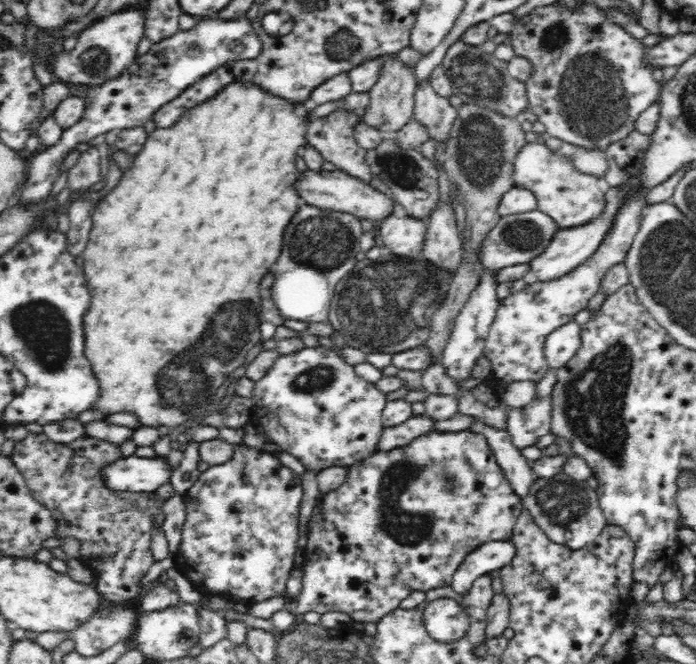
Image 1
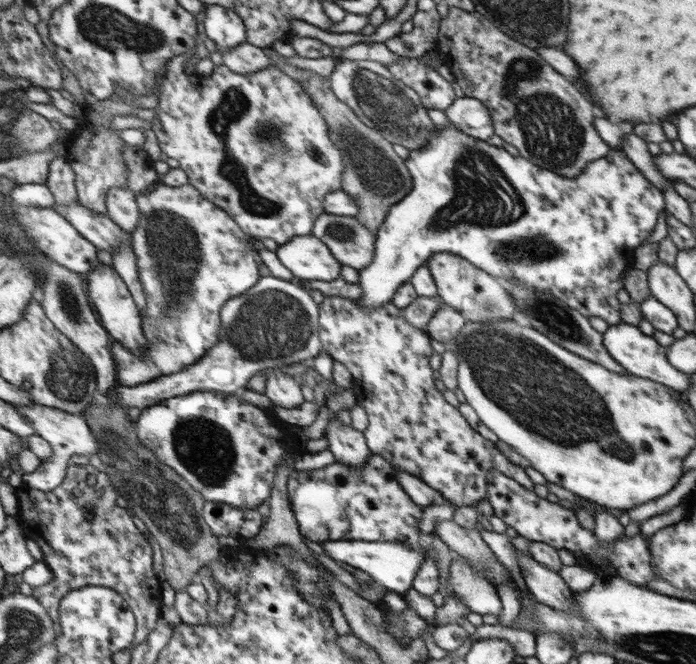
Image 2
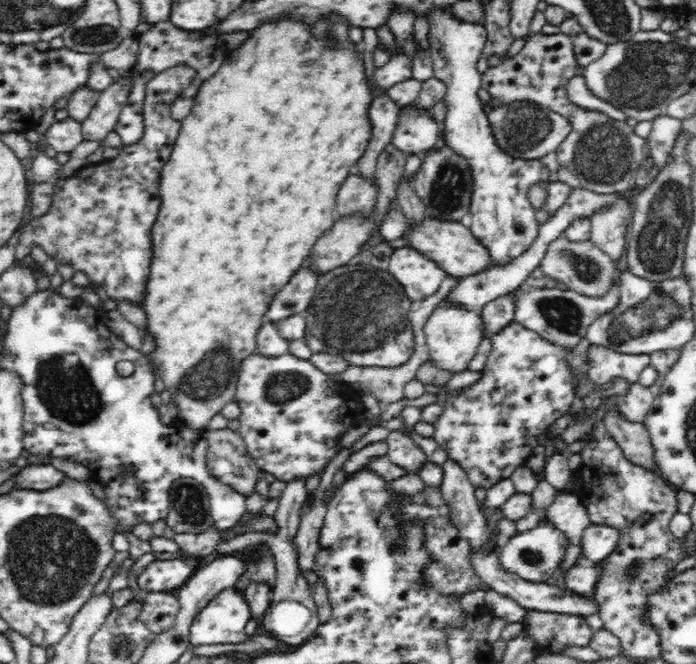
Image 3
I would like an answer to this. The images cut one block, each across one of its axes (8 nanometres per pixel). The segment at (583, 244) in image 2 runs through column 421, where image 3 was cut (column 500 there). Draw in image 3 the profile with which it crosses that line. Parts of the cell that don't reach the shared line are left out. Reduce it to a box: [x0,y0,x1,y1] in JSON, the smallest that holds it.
[424,7,550,267]

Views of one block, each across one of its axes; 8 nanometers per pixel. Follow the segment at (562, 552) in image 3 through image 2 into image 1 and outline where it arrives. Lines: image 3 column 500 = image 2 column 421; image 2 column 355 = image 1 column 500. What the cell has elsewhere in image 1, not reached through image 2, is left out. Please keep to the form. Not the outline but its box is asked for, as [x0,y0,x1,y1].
[451,541,515,595]

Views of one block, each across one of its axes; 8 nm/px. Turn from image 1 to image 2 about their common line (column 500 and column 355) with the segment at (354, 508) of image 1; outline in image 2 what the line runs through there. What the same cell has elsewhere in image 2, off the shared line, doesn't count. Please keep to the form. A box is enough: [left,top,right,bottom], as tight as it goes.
[287,455,423,549]

